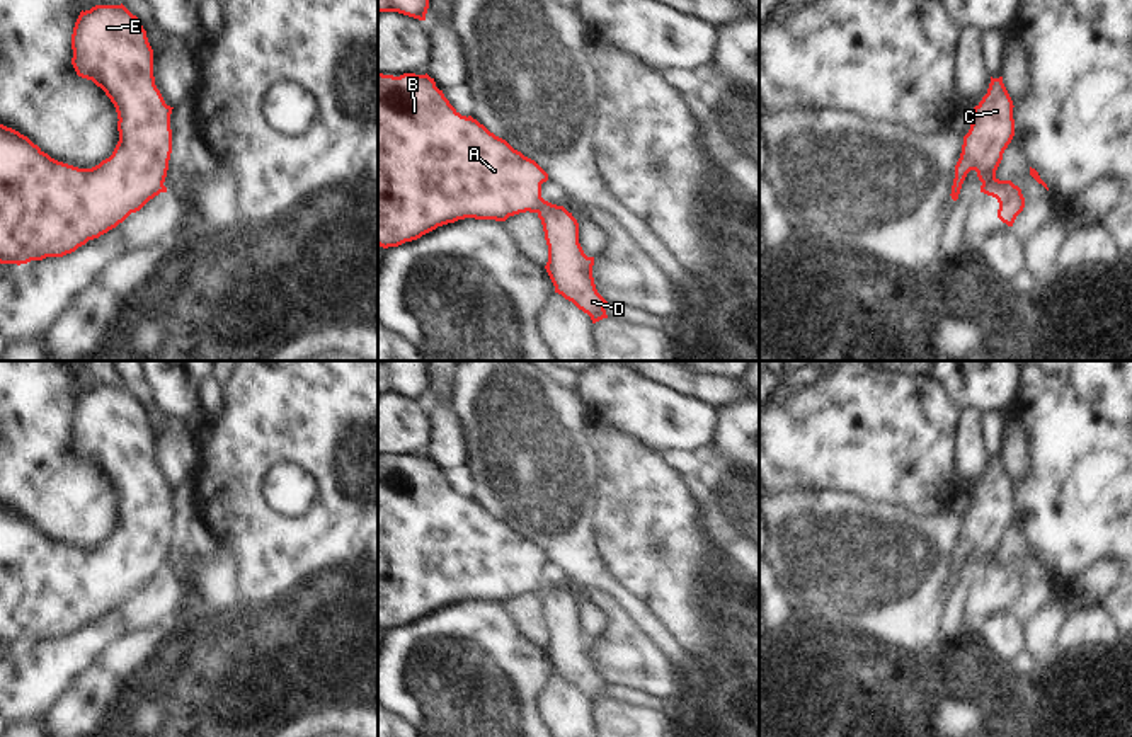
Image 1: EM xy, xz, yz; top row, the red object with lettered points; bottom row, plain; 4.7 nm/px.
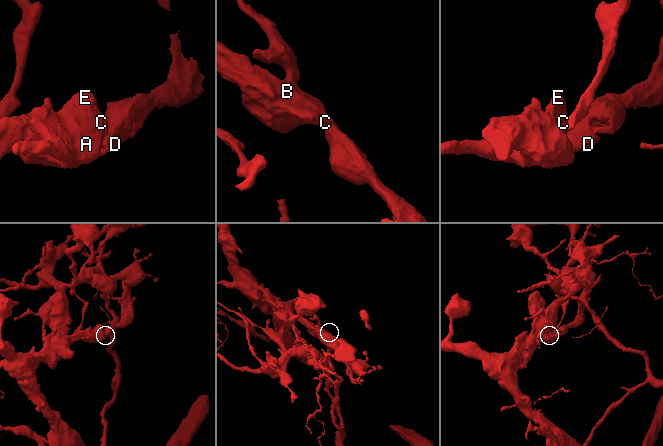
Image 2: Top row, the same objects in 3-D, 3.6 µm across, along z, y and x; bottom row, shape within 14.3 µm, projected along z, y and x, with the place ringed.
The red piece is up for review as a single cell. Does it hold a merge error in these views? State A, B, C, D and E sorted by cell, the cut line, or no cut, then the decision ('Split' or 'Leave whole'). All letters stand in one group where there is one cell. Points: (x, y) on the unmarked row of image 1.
Groups: A B C E / D. Split along yz (994, 555), (983, 565). Split.

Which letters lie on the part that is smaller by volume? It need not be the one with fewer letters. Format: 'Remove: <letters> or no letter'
Remove: D.

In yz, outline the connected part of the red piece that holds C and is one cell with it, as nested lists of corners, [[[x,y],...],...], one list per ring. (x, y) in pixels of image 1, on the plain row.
[[[991,458],[987,475],[974,488],[970,511],[963,517],[950,575],[953,582],[958,580],[962,565],[970,551],[977,553],[982,565],[996,557],[1003,534],[1015,517],[1013,488],[1003,458]]]

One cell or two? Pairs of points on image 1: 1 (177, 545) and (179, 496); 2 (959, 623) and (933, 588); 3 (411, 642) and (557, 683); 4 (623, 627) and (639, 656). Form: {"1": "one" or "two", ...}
{"1": "one", "2": "two", "3": "two", "4": "one"}

